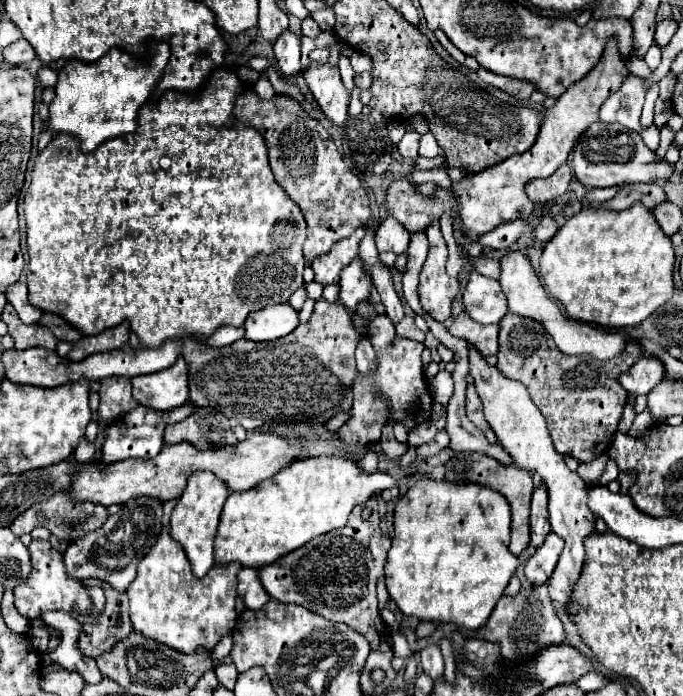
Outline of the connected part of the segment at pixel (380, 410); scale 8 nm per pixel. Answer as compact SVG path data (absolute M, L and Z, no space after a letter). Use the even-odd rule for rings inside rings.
M378 315L374 321L370 321L368 333L370 333L370 341L378 355L378 369L376 369L376 373L370 373L370 377L360 373L354 381L352 417L338 429L338 435L348 443L378 441L382 427L388 419L386 409L390 409L390 407L394 411L394 421L404 423L408 429L412 429L424 421L430 421L430 411L432 411L432 397L430 397L430 391L428 391L428 385L424 379L422 361L420 361L424 343L396 337L394 327L390 325L390 319L386 315ZM418 415L422 415L422 419L416 419Z

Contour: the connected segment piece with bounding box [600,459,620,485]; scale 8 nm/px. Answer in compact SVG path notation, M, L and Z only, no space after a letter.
M610 459L610 461L608 461L608 465L606 465L606 471L604 471L602 479L600 479L600 485L608 485L610 481L616 481L616 479L618 479L618 475L620 475L620 469L618 469L618 465Z

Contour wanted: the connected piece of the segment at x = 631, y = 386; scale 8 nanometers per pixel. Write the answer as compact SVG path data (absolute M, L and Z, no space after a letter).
M642 355L626 373L622 373L618 381L628 393L640 395L650 393L650 389L654 389L662 379L664 379L662 361L652 355Z

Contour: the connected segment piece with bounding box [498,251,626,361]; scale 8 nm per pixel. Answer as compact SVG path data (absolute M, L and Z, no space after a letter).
M510 251L500 259L500 279L498 281L502 285L506 299L508 299L510 313L540 321L546 327L546 331L550 331L550 335L554 337L554 341L562 353L566 353L566 355L592 355L602 361L622 353L622 349L626 345L626 337L622 333L608 333L608 331L598 329L594 325L586 325L584 321L574 321L570 317L564 317L560 307L548 297L538 273L534 271L530 259L522 251Z

